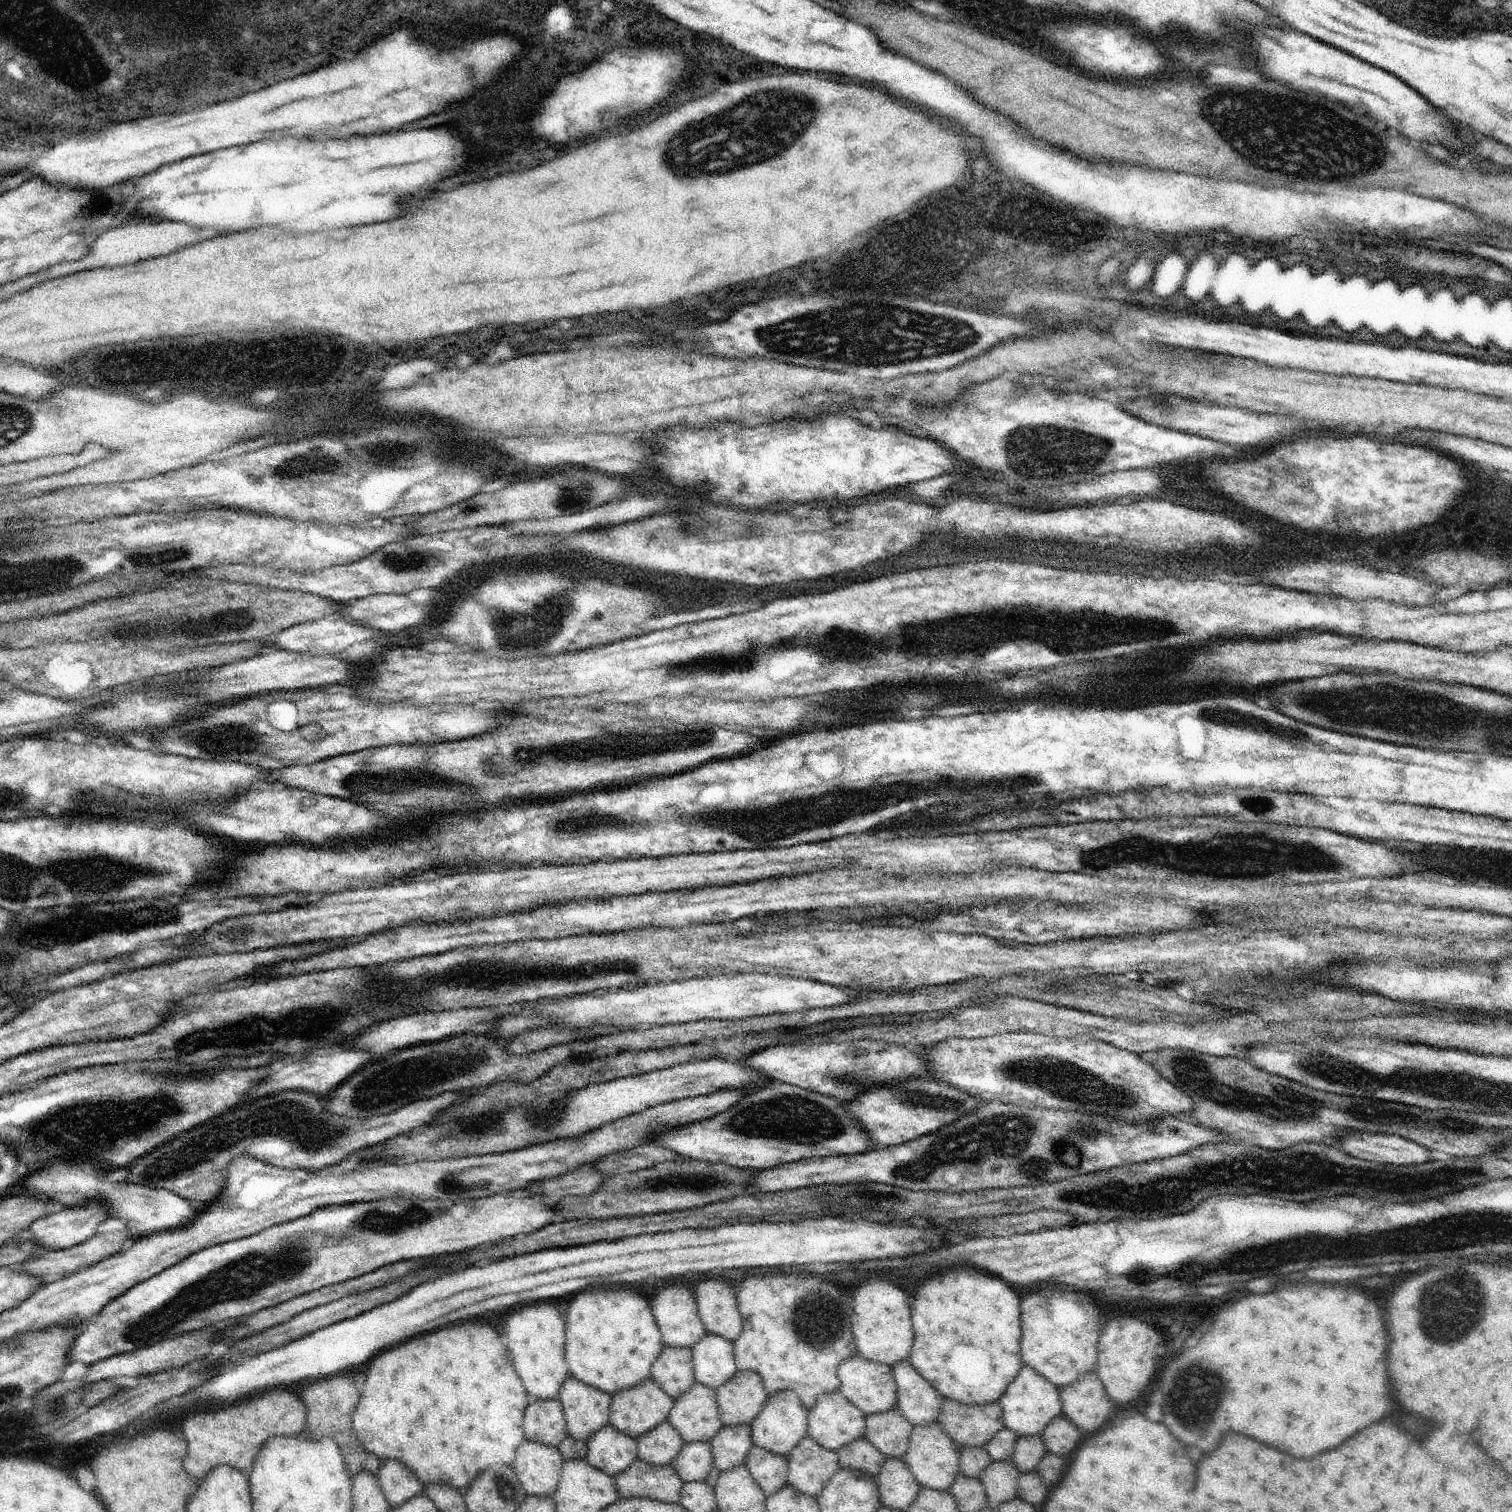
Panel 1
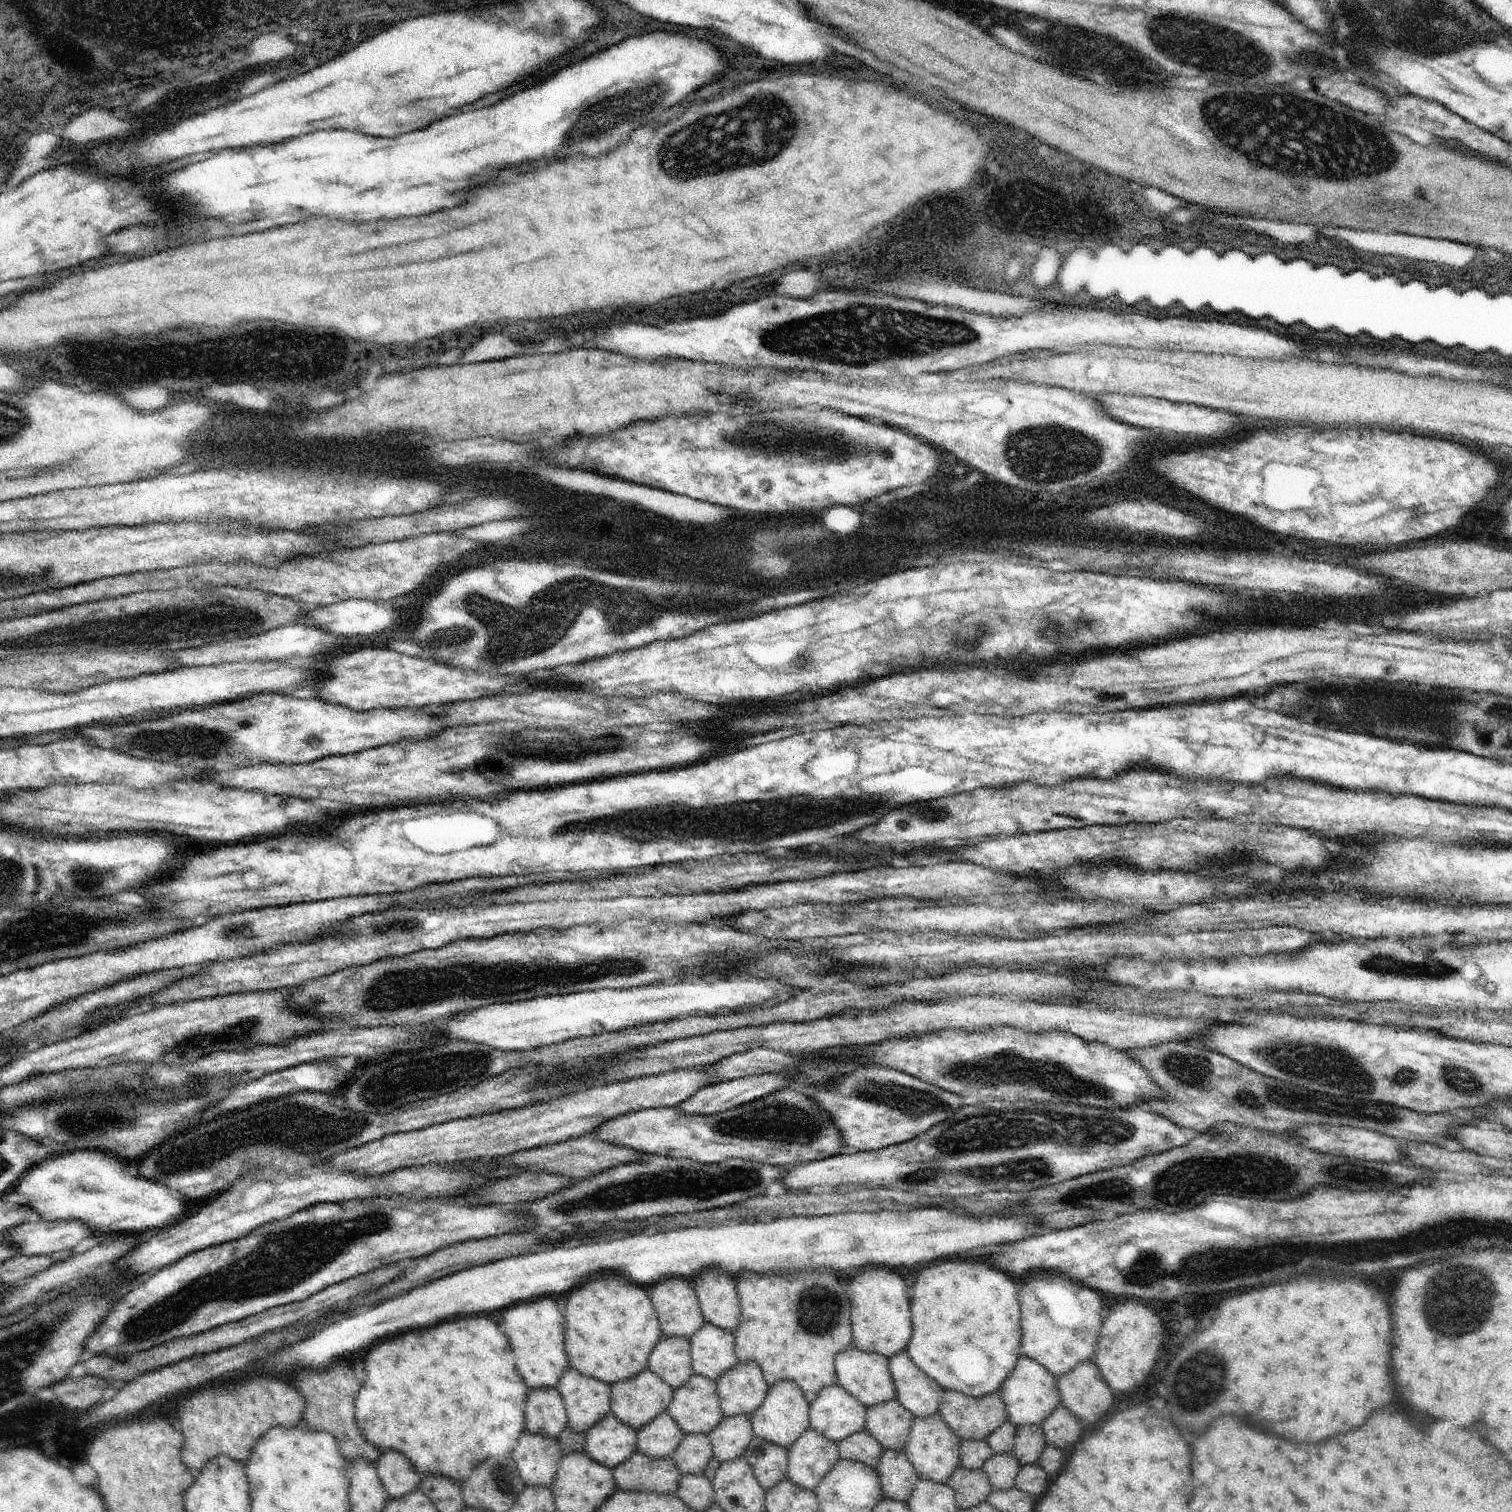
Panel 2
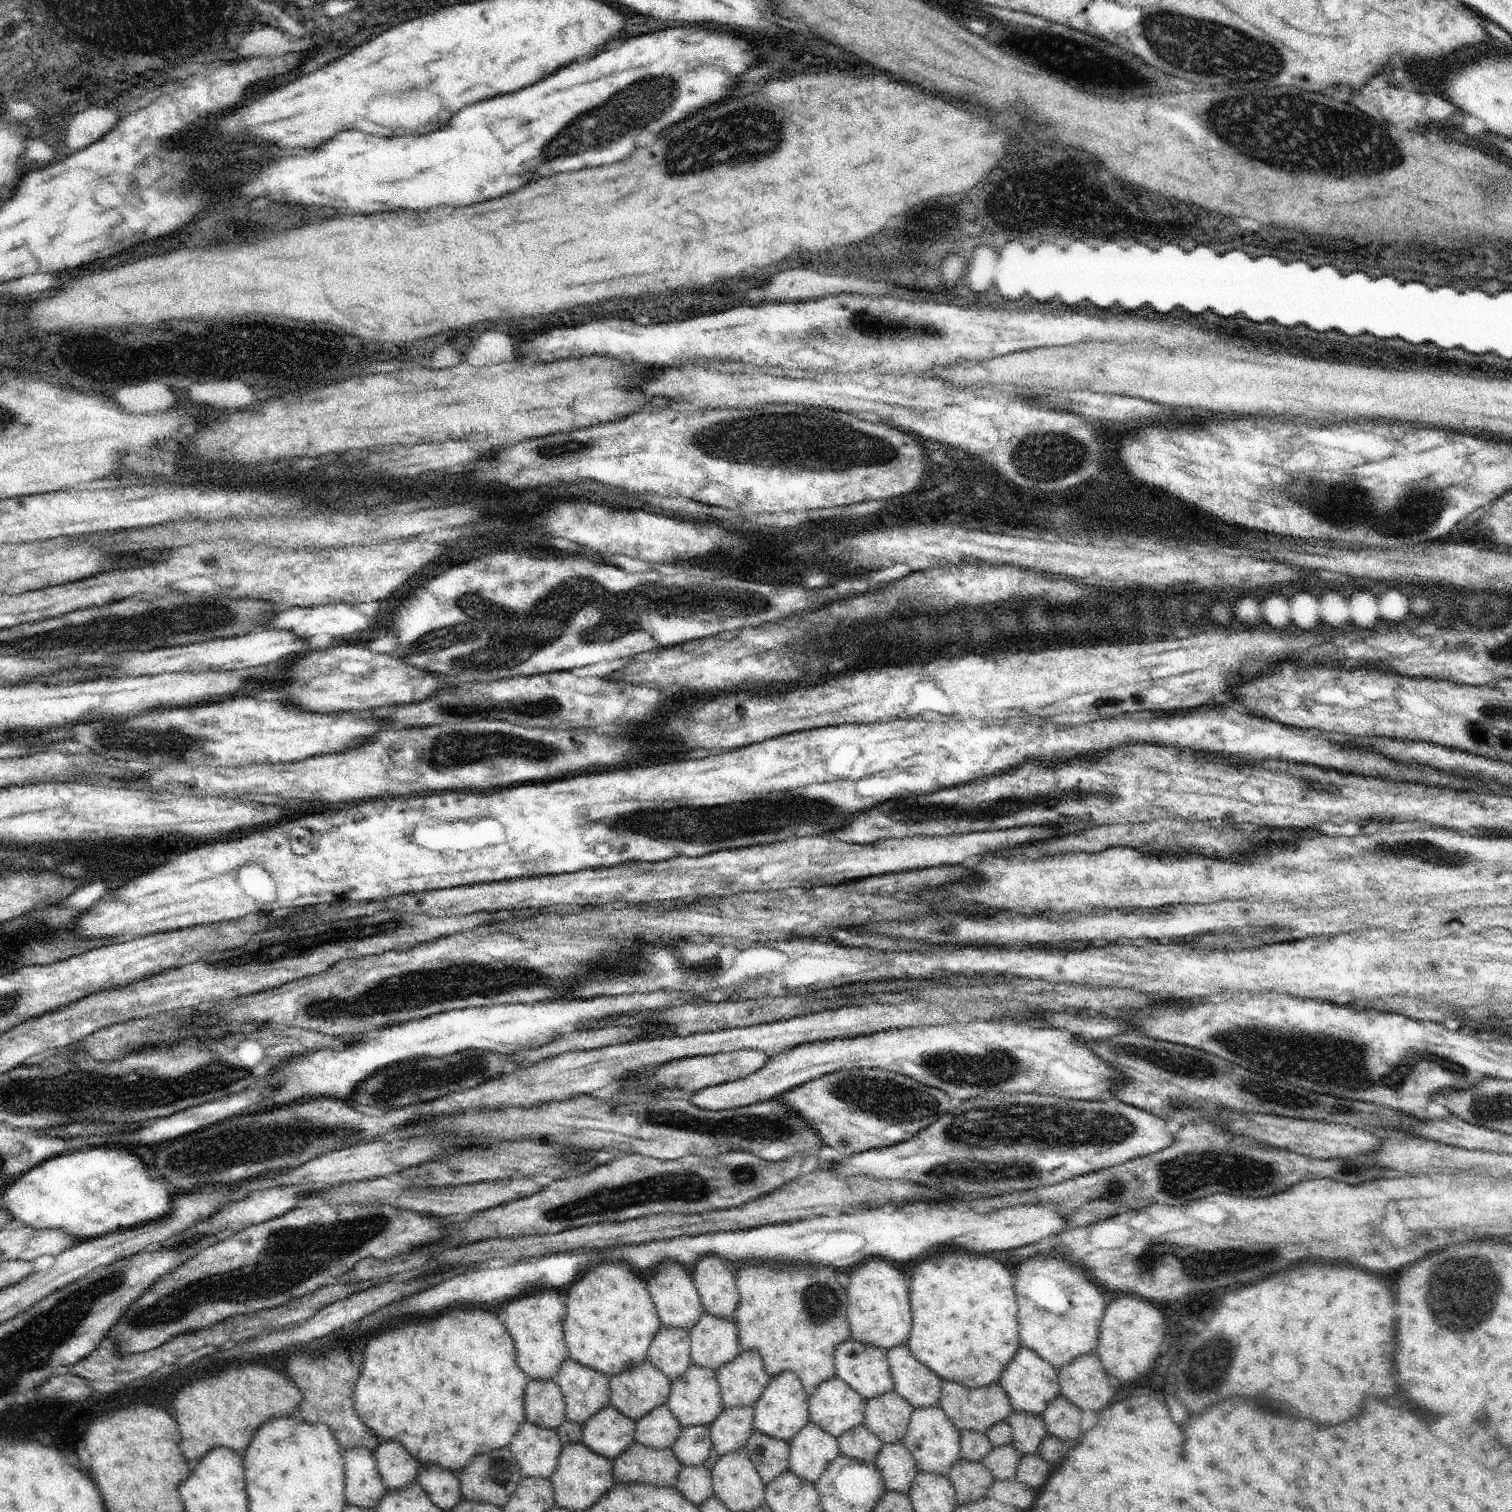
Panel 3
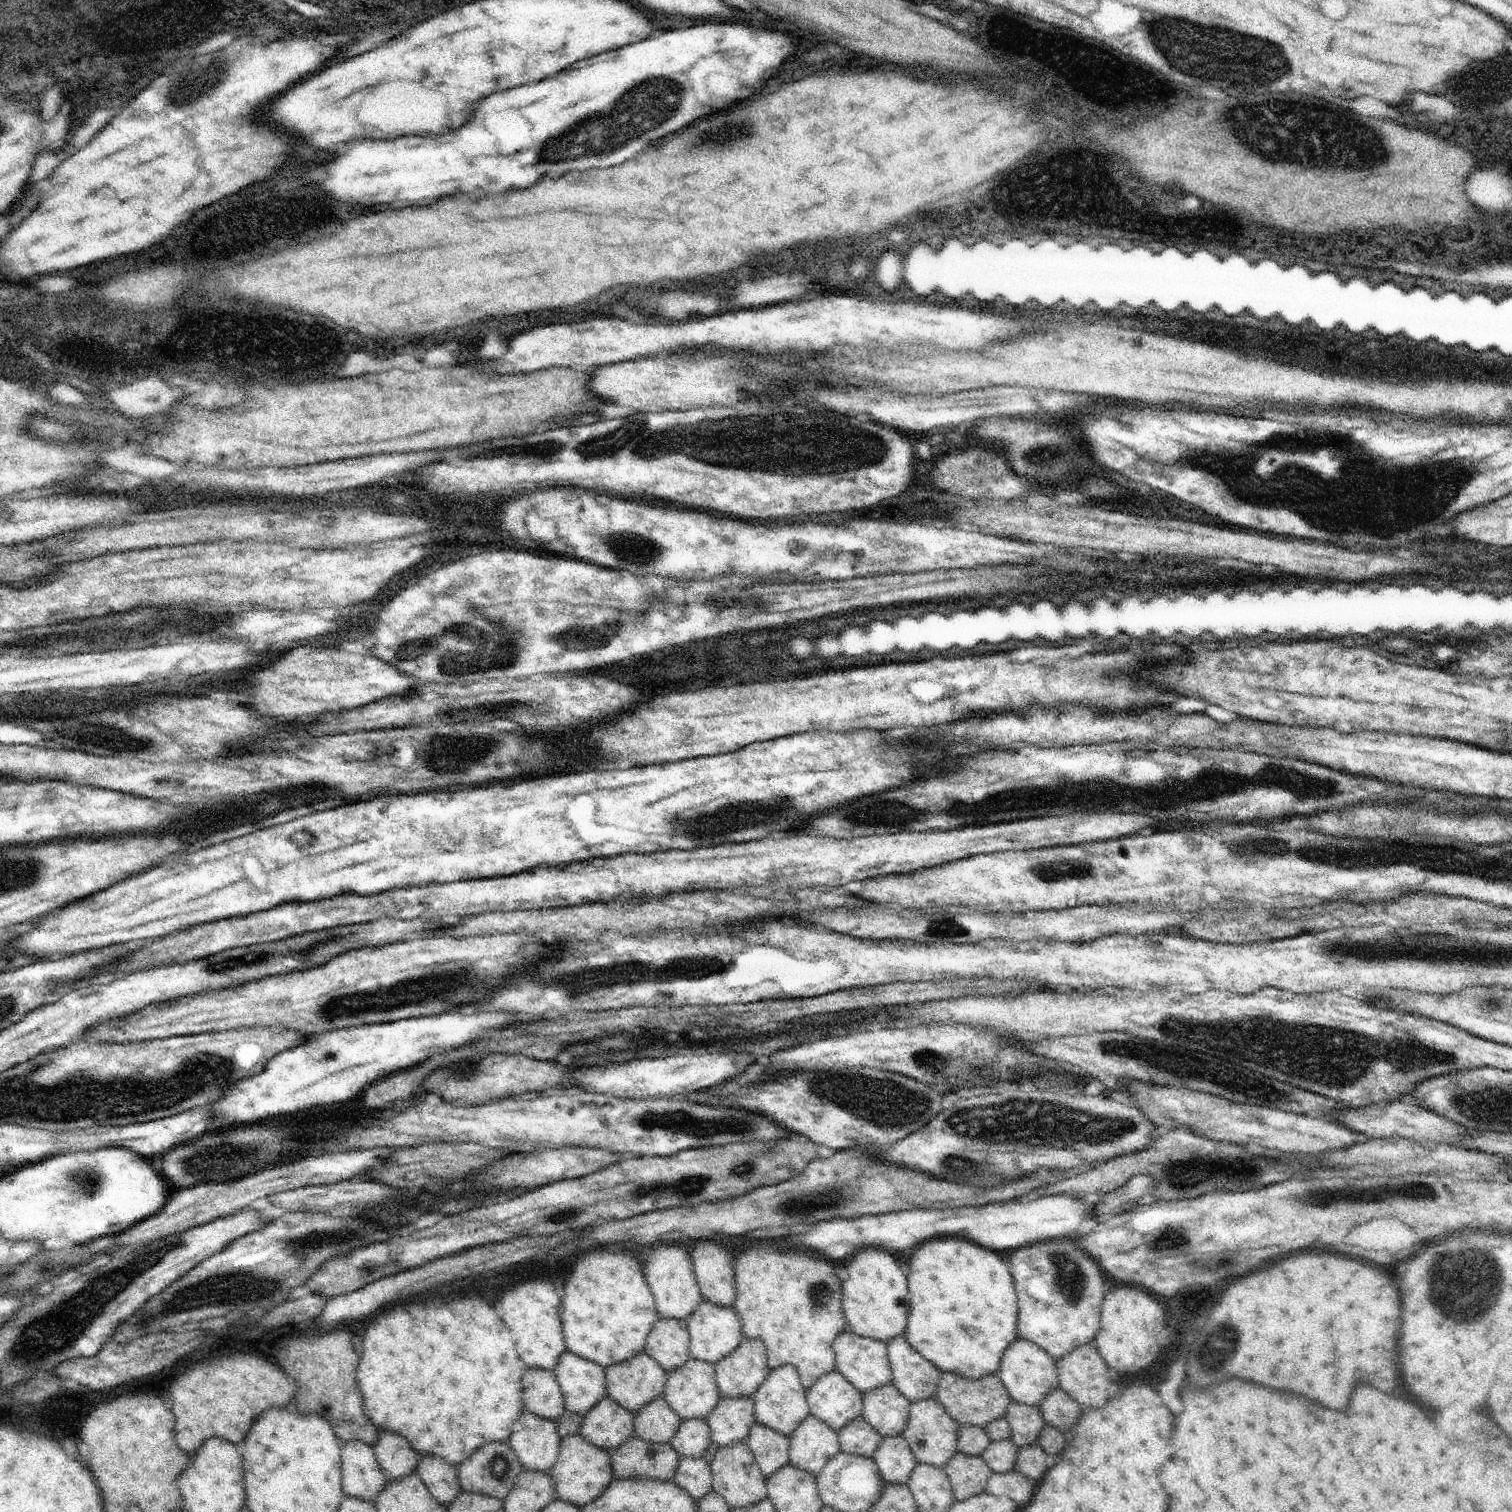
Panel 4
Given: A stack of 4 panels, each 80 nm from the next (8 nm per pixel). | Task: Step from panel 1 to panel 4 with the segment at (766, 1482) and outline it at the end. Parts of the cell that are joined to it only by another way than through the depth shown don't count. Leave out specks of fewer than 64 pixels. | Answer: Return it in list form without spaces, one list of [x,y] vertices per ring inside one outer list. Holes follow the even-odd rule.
[[[755,1423],[746,1440],[758,1468],[765,1478],[770,1478],[778,1470],[789,1465],[791,1438],[768,1426]]]

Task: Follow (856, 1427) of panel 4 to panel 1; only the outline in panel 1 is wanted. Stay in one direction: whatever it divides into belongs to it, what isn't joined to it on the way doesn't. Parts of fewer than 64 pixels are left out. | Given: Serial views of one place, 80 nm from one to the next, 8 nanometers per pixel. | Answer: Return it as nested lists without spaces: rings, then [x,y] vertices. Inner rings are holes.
[[[866,1436],[845,1444],[837,1450],[837,1453],[842,1467],[858,1469],[872,1476],[880,1472],[884,1459],[887,1457]]]

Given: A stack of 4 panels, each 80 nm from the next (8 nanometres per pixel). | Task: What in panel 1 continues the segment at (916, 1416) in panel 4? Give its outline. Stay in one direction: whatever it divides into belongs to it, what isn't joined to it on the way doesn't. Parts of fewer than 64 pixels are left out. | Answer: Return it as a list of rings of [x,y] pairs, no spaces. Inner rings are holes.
[[[936,1421],[929,1425],[913,1427],[909,1449],[903,1459],[922,1487],[946,1491],[960,1473],[961,1449],[961,1446],[954,1442],[943,1426]]]

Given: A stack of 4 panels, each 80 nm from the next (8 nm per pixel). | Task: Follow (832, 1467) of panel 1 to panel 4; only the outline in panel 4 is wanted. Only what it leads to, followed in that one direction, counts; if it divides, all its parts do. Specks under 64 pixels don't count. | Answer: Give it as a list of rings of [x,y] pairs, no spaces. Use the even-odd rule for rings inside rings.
[[[809,1415],[790,1438],[789,1464],[815,1477],[841,1452],[837,1432],[814,1415]]]

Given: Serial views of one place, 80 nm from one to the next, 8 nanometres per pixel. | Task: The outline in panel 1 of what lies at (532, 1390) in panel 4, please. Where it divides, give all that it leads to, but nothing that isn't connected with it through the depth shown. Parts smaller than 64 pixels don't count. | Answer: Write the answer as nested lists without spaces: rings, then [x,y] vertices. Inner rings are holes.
[[[557,1397],[532,1399],[524,1422],[526,1438],[545,1445],[559,1446],[568,1436],[562,1403]]]

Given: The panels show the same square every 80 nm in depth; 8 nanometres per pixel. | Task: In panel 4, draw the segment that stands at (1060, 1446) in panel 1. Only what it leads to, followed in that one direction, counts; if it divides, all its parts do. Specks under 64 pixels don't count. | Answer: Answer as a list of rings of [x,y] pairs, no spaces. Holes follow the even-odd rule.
[[[1059,1387],[1056,1390],[1052,1390],[1044,1398],[1044,1402],[1040,1404],[1039,1408],[1041,1409],[1045,1425],[1054,1426],[1056,1430],[1060,1430],[1065,1436],[1070,1434],[1070,1430],[1074,1428],[1072,1424],[1082,1414],[1082,1406],[1076,1400],[1072,1400]]]

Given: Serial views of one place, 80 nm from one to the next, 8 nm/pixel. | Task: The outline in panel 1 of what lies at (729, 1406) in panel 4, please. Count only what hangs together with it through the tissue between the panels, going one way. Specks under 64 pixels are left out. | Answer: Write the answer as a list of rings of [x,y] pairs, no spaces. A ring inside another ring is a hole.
[[[722,1425],[709,1442],[713,1452],[712,1470],[705,1481],[714,1487],[722,1471],[744,1465],[745,1458],[752,1448],[751,1425]]]

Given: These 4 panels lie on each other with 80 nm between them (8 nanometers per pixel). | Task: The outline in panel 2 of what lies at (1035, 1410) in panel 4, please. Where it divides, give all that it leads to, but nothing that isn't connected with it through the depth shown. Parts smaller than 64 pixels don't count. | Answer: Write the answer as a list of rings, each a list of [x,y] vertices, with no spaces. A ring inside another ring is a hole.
[[[1022,1425],[1015,1432],[1013,1453],[1021,1466],[1036,1463],[1042,1449],[1047,1445],[1043,1425]]]

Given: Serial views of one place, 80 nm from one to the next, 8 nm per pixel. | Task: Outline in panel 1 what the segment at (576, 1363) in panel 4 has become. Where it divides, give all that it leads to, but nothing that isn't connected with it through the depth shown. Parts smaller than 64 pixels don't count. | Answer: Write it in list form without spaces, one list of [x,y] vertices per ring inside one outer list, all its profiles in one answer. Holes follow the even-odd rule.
[[[570,1375],[557,1394],[562,1403],[567,1432],[586,1441],[609,1422],[611,1396]]]

